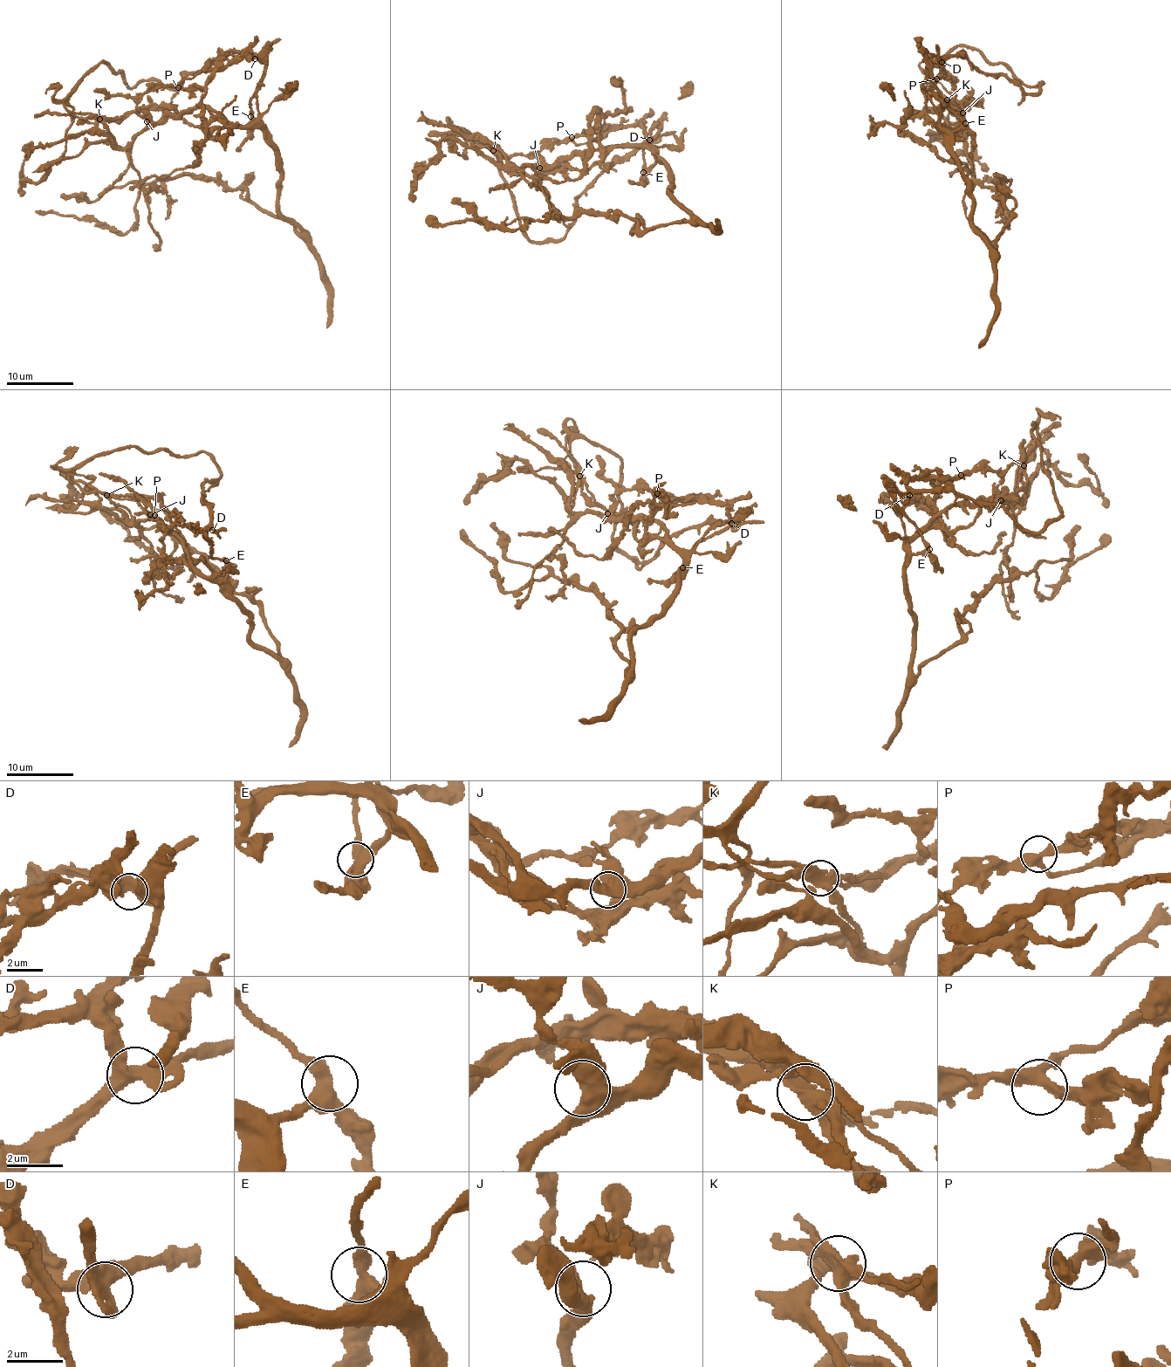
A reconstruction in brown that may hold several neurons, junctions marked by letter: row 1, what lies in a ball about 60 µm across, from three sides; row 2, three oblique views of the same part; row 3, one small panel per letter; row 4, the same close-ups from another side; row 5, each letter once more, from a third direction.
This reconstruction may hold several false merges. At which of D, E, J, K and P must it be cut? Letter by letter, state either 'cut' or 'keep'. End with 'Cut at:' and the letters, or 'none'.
D: keep
E: keep
J: keep
K: cut
P: keep
Cut at: K

